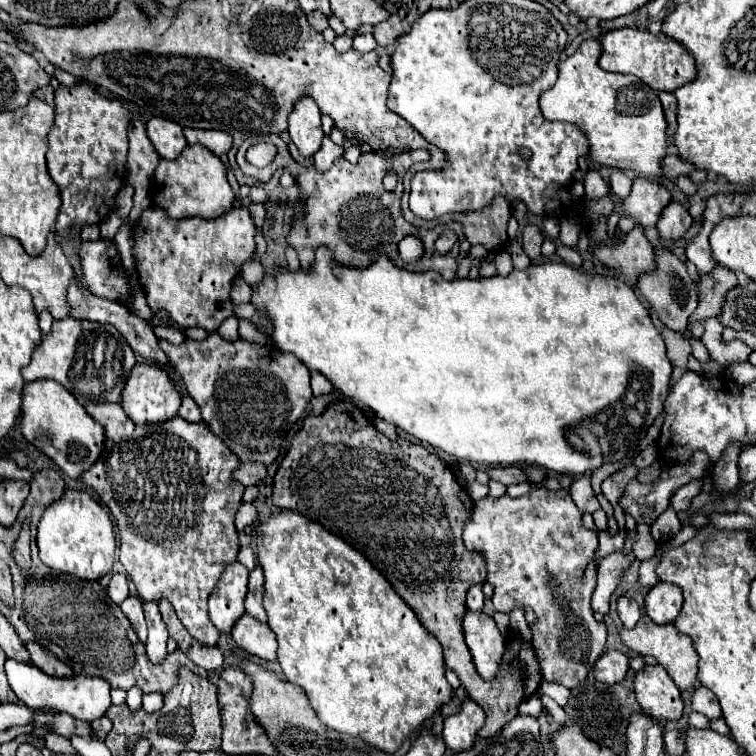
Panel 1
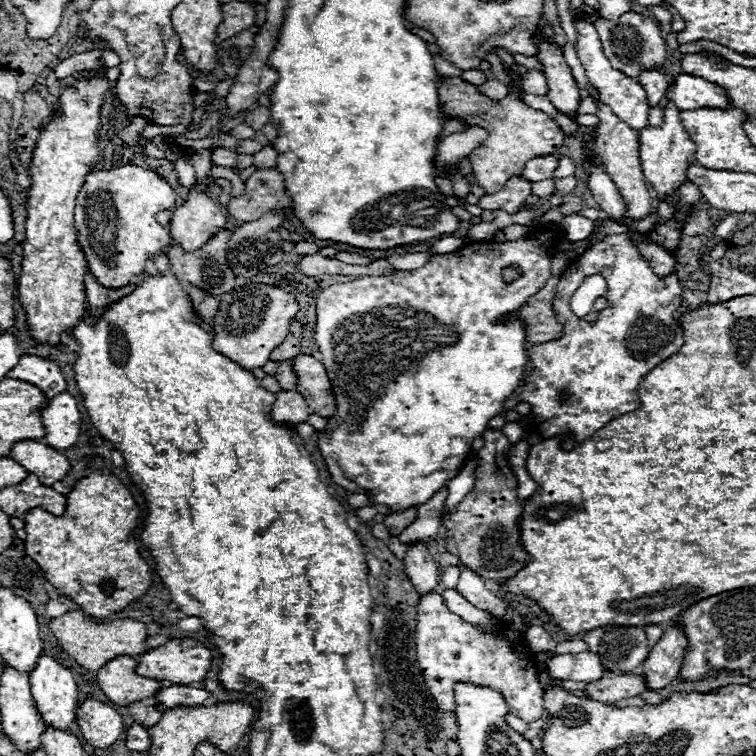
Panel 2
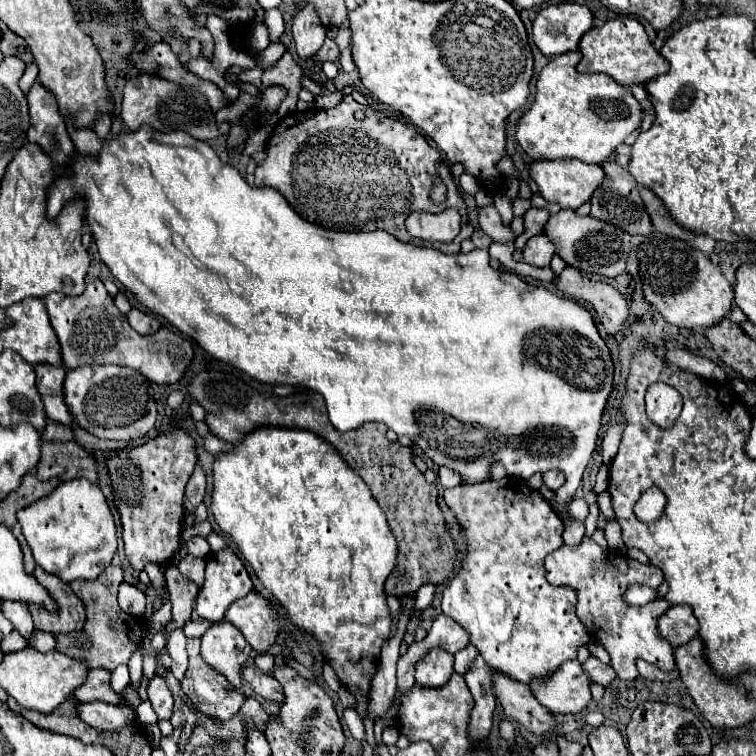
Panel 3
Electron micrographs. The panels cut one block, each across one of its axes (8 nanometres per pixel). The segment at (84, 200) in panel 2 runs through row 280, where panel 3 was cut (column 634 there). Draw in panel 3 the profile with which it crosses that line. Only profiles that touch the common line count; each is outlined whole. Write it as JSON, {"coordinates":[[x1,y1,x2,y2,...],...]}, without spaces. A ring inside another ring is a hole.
{"coordinates":[[566,52,554,60,550,60,536,78,536,96,532,106,522,114,516,126,516,140,522,150,532,160,558,160,558,158,576,158,588,164,606,162,618,144,624,142,628,134,638,130,642,120,642,108,632,96,632,92,624,86,614,84,610,76,602,74,580,74,576,72,576,64,580,62,580,52]]}

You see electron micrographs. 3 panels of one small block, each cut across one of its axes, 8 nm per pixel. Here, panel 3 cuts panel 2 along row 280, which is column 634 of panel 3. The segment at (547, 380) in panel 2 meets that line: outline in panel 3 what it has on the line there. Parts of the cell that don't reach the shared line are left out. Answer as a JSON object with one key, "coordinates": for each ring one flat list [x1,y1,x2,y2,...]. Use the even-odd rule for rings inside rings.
{"coordinates":[[590,536,578,546,562,546,546,556,546,578,554,586,570,586,578,594,576,614,586,626,592,640,600,642,612,658,612,668,618,678,633,680,638,676,636,660,642,658,660,670,674,670,674,648,658,634,658,618,672,606,668,600,650,602,646,606,626,606,622,592,628,584,646,584,658,588,664,574,652,564,640,564,624,554,604,550]]}

